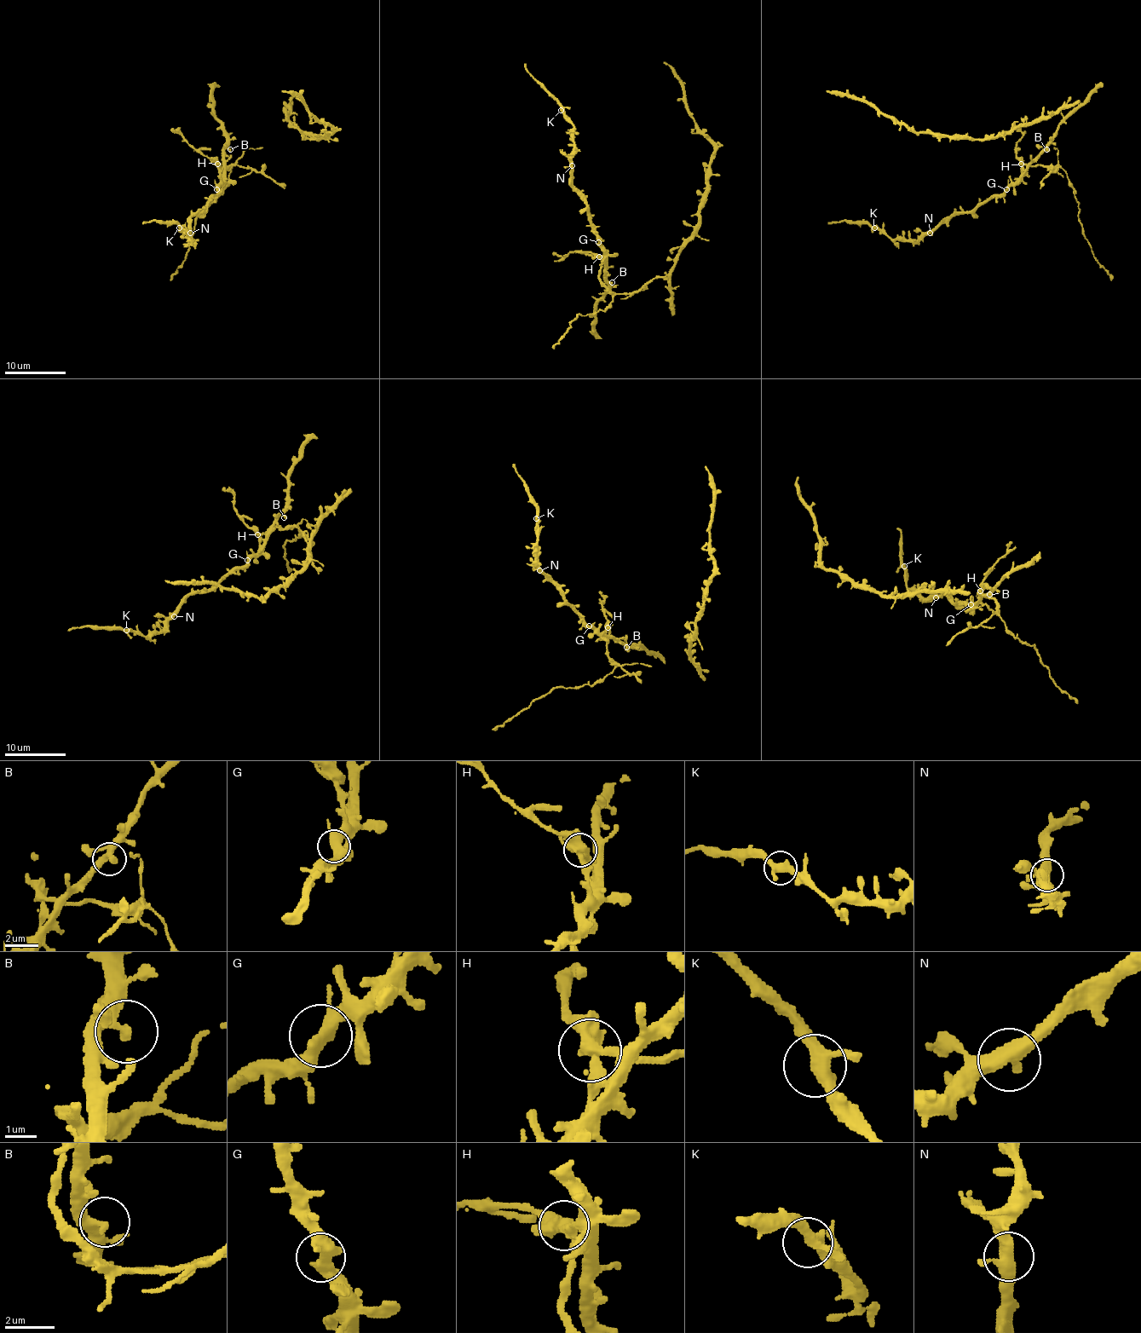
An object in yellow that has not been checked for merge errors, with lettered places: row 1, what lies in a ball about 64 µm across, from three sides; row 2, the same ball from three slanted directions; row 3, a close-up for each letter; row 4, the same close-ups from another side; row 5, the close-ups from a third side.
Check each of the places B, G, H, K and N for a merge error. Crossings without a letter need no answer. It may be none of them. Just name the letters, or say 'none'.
H

